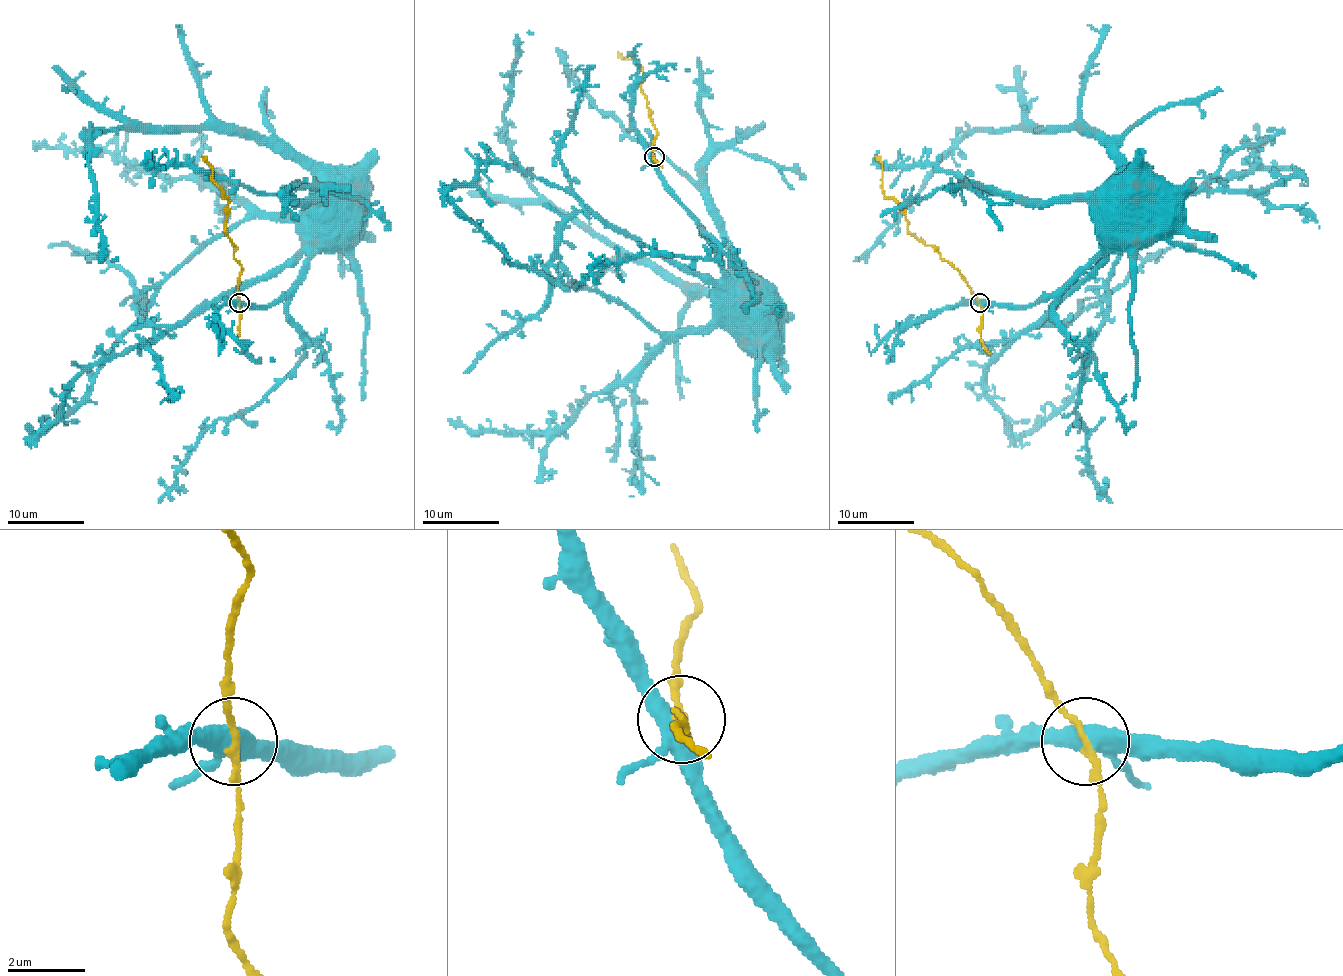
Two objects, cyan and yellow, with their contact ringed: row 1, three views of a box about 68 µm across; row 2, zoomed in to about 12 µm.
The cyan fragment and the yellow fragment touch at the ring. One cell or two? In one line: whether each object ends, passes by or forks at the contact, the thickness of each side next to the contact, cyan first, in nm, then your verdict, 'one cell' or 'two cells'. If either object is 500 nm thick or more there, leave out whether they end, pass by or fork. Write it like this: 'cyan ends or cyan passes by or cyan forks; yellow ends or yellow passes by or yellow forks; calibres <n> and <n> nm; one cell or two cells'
cyan forks; yellow passes by; calibres 400 and 160 nm; one cell

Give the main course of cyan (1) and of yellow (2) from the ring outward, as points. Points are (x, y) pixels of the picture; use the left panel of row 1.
1: (239, 303), (270, 305), (292, 286), (303, 266), (309, 224), (326, 206)
2: (239, 303), (237, 278), (241, 268), (226, 235), (228, 199), (212, 179), (210, 164), (203, 156)

